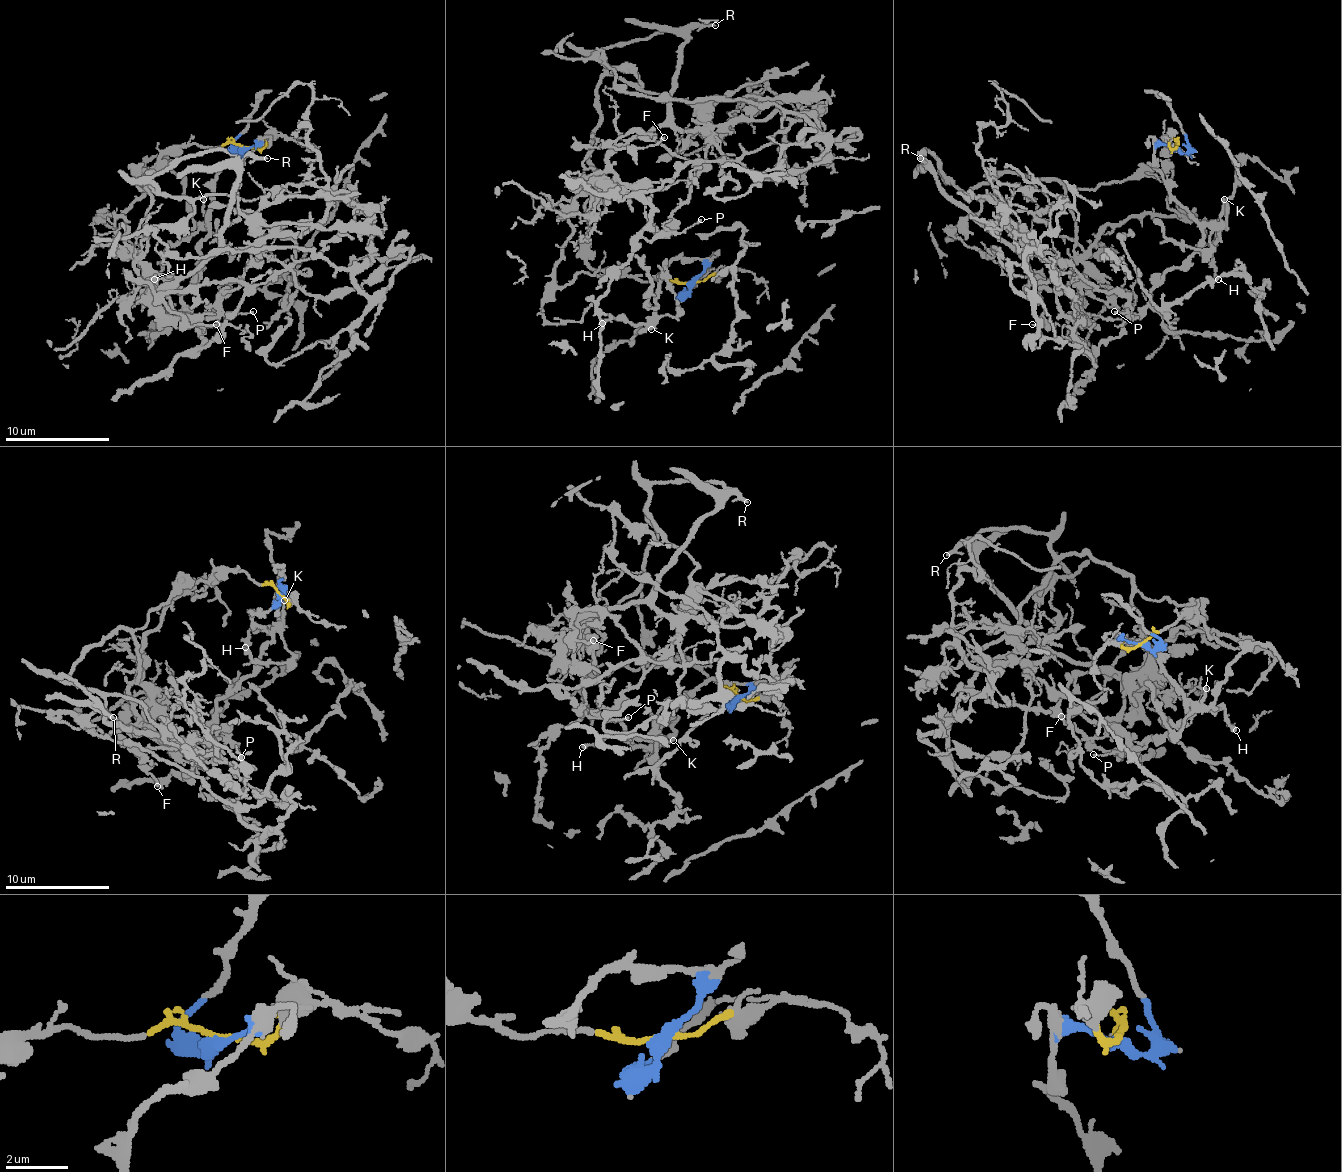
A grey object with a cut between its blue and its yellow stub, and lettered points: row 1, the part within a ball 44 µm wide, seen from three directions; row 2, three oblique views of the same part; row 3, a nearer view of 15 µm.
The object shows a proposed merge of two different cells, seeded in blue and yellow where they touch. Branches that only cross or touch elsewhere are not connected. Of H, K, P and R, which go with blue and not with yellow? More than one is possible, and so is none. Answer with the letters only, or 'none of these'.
H, K, P

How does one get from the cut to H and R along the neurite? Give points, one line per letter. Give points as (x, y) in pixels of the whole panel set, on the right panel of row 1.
H: (1176, 148), (1158, 146), (1155, 169), (1171, 193), (1200, 222), (1211, 222), (1218, 229), (1213, 250), (1218, 279)
R: (1176, 146), (1169, 169), (1155, 177), (1087, 187), (998, 172), (988, 182), (959, 190), (927, 151), (920, 159)

